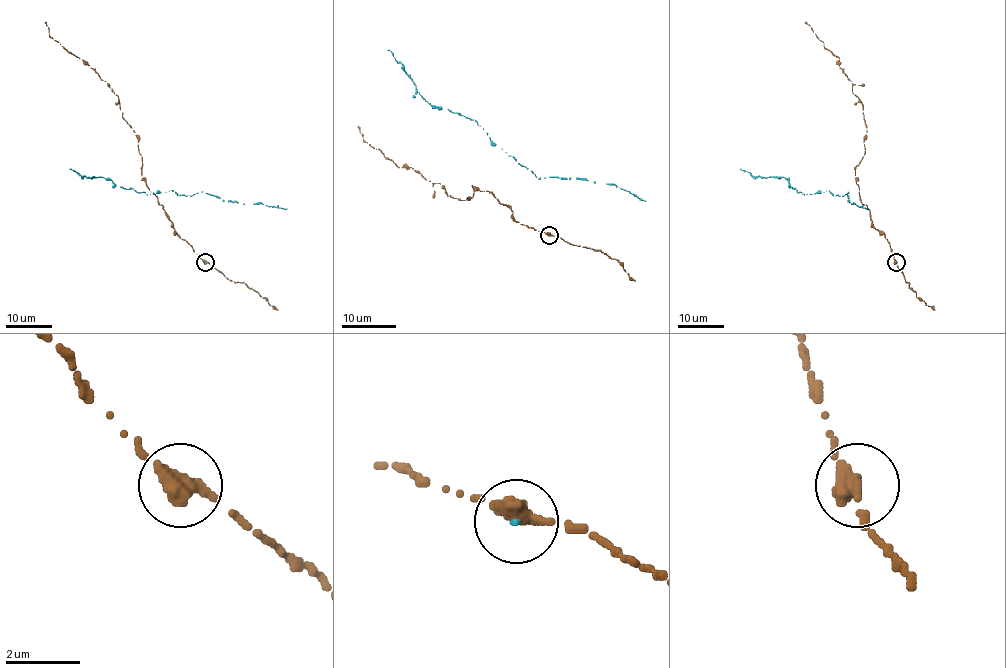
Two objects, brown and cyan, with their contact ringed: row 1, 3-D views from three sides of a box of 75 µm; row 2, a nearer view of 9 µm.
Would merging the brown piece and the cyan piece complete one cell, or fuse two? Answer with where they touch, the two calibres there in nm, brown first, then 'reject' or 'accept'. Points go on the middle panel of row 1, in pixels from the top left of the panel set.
at (549, 235); 550 nm thick on the brown side, 130 nm on the other; accept

